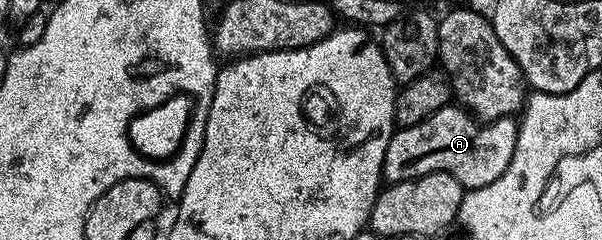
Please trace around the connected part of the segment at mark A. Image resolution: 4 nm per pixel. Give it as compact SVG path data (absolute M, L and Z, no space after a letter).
M447 105L419 124L394 129L383 156L381 177L392 184L445 170L466 190L483 188L483 184L491 184L491 180L499 180L507 172L515 152L517 128L512 117L482 124L460 105Z

